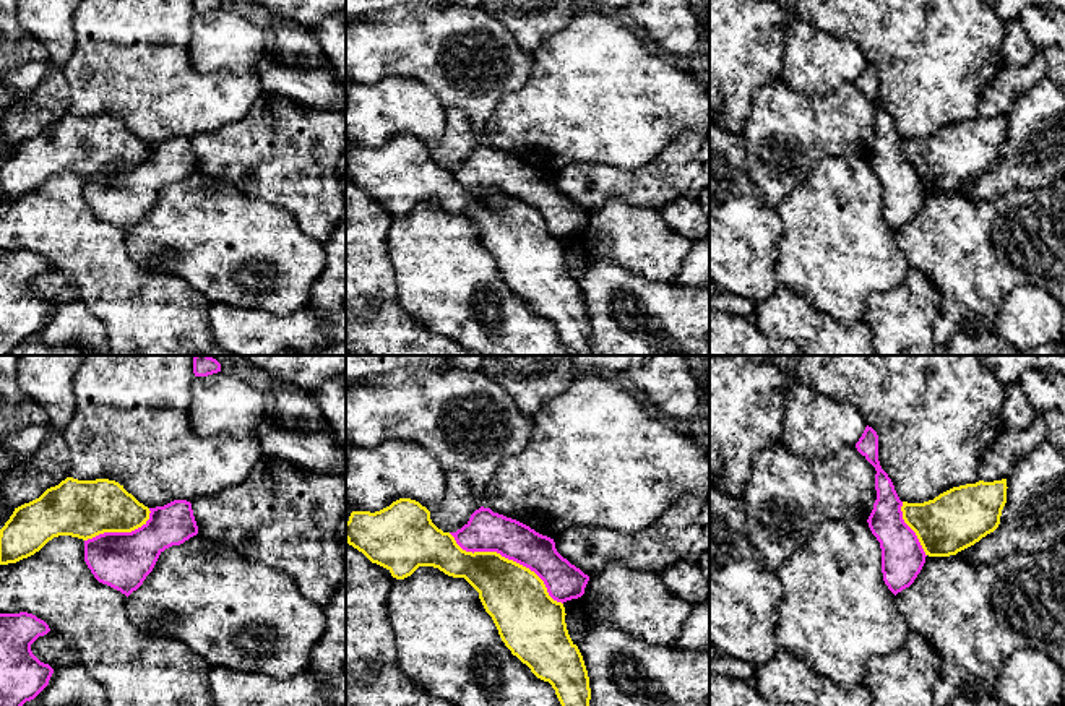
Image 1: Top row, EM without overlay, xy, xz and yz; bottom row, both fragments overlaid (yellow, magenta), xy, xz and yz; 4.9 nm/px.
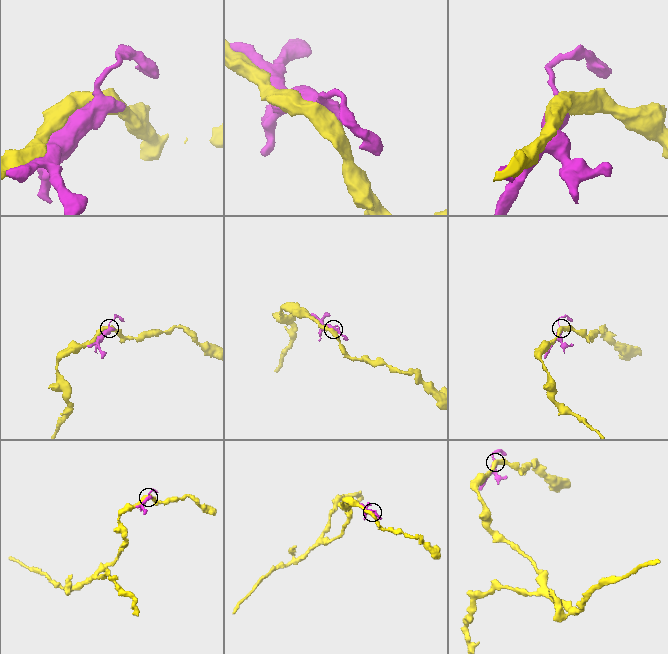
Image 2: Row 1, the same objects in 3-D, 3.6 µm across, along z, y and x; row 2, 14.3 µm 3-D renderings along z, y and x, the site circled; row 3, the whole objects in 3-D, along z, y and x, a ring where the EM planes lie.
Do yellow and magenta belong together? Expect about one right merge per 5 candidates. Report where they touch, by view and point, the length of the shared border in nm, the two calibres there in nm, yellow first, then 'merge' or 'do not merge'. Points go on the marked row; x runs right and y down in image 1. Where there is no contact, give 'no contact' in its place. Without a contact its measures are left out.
xz (507, 559) | 650 nm | 320/200 nm | do not merge

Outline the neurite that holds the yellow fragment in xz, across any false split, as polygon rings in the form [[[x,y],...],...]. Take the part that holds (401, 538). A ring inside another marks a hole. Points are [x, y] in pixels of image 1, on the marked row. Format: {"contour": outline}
{"contour": [[[399,498],[375,513],[352,511],[346,523],[346,540],[396,579],[411,576],[419,566],[433,566],[448,576],[464,578],[479,592],[505,646],[537,678],[552,685],[560,704],[589,706],[589,677],[583,656],[568,635],[565,607],[549,596],[544,581],[534,571],[497,552],[463,550],[450,532],[432,523],[430,511],[411,498]]]}

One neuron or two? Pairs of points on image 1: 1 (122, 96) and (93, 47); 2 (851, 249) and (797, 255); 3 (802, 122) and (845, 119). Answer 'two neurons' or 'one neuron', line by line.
1: one neuron
2: one neuron
3: one neuron

